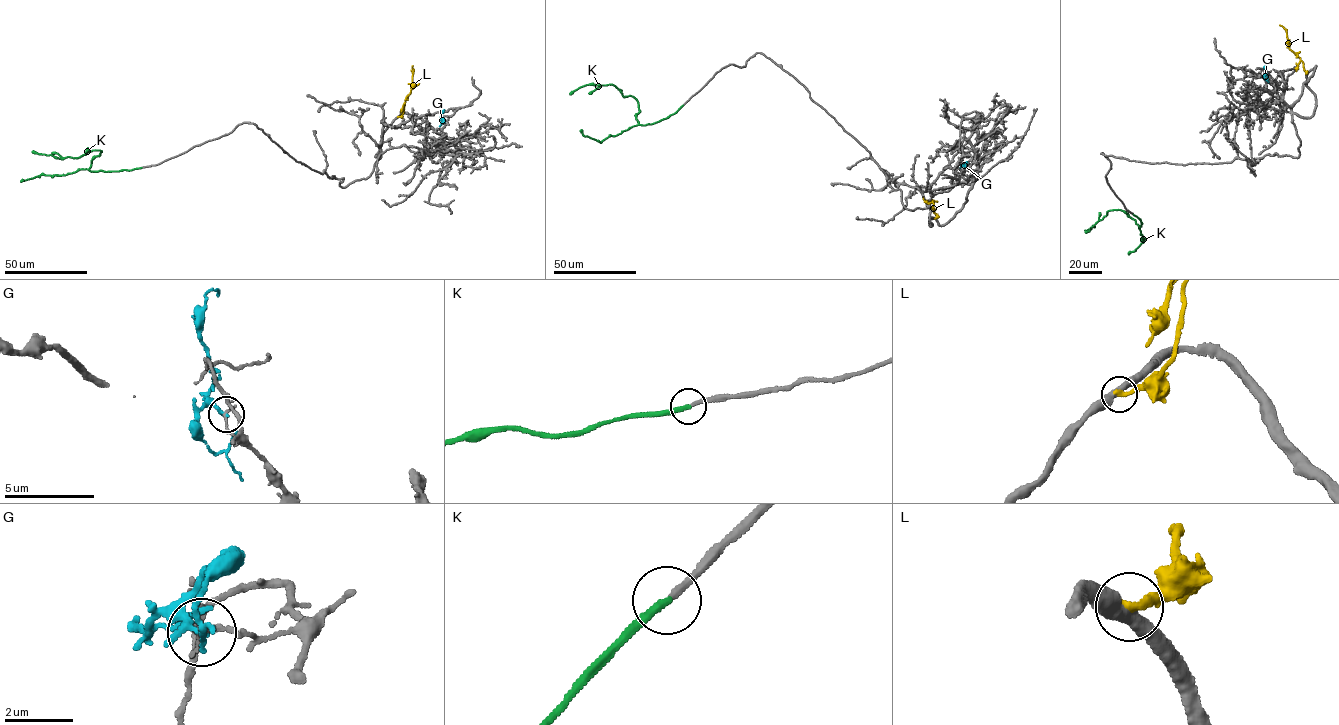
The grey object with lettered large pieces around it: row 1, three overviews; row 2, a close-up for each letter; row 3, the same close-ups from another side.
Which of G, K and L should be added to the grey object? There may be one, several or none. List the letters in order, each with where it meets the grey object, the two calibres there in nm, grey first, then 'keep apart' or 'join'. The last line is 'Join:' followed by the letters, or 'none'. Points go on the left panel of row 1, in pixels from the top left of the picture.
G: contact (442, 120); calibres 140 and 160 nm; keep apart
K: contact (141, 167); calibres 190 and 240 nm; join
L: contact (398, 117); calibres 440 and 280 nm; keep apart
Join: K

